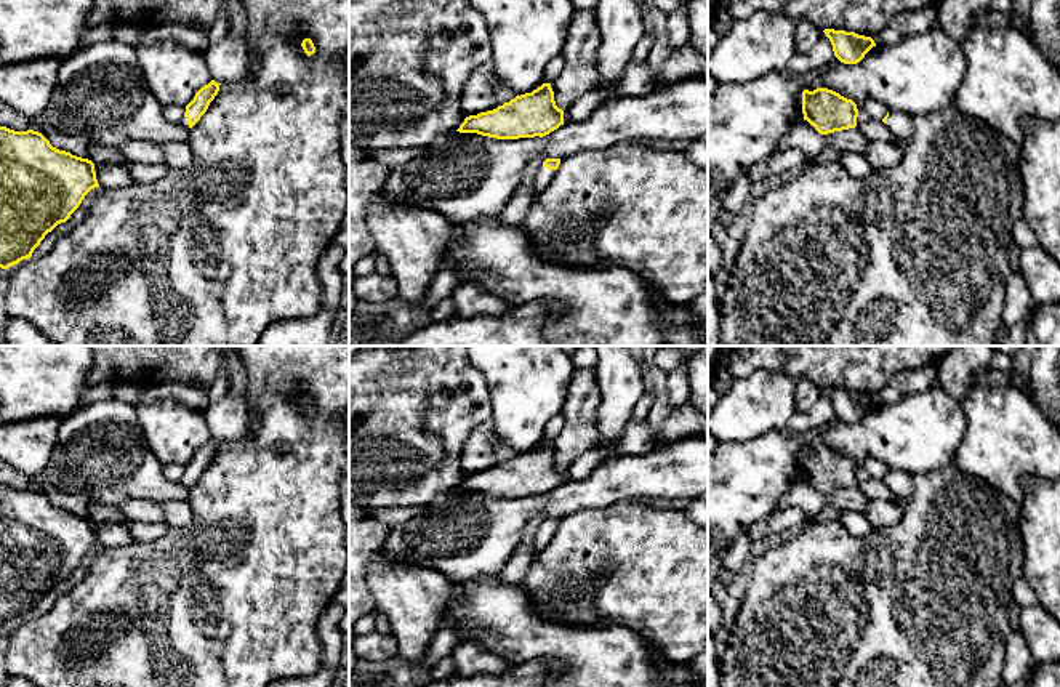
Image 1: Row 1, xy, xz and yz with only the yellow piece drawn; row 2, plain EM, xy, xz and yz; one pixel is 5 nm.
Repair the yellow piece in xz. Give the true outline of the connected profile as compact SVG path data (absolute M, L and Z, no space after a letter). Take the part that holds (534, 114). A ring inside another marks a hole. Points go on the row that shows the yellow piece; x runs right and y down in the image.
M543 83L532 93L517 94L493 110L466 117L456 131L519 139L543 138L560 125L564 125L564 110L556 106L551 83Z

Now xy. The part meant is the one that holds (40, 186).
M0 127L0 267L30 258L45 235L66 223L94 187L99 184L91 160L53 147L38 131Z

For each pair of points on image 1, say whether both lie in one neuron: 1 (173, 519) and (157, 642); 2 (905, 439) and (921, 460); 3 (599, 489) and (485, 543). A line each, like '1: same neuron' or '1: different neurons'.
1: different neurons
2: same neuron
3: same neuron

